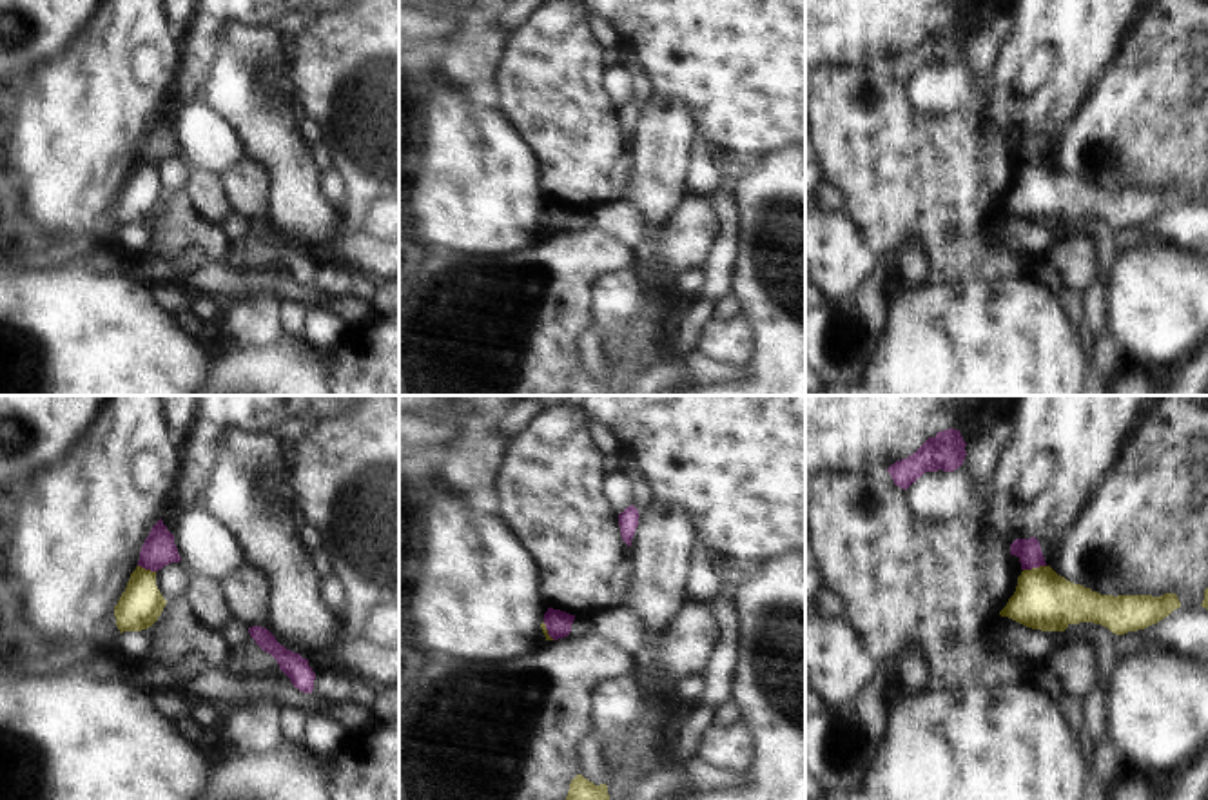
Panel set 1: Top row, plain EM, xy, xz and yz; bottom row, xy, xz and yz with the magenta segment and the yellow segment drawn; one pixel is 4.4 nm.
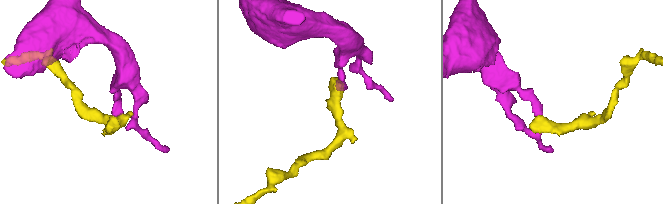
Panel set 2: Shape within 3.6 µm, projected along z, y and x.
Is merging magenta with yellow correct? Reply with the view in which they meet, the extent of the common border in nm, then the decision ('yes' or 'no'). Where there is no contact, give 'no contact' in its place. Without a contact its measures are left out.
yz | 110 nm | no

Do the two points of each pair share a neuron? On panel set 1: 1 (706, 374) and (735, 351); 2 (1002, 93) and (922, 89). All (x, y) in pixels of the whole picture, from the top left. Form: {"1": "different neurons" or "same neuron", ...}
{"1": "different neurons", "2": "different neurons"}

